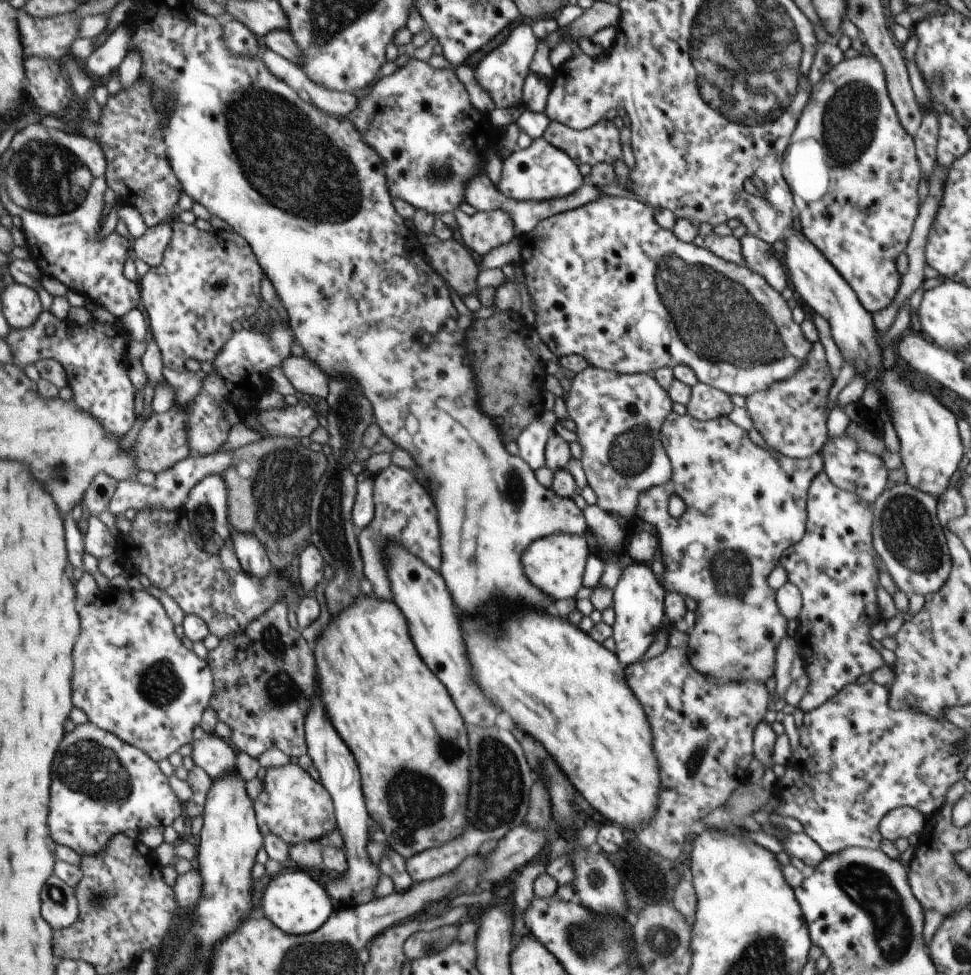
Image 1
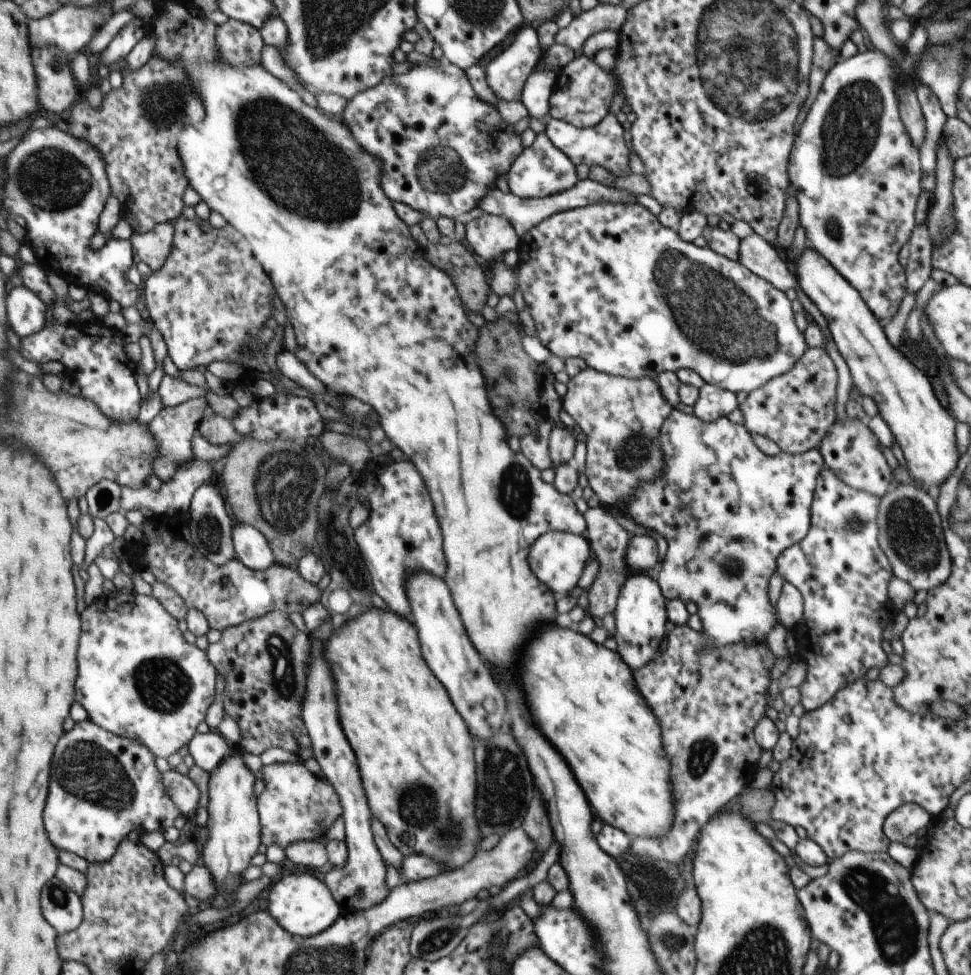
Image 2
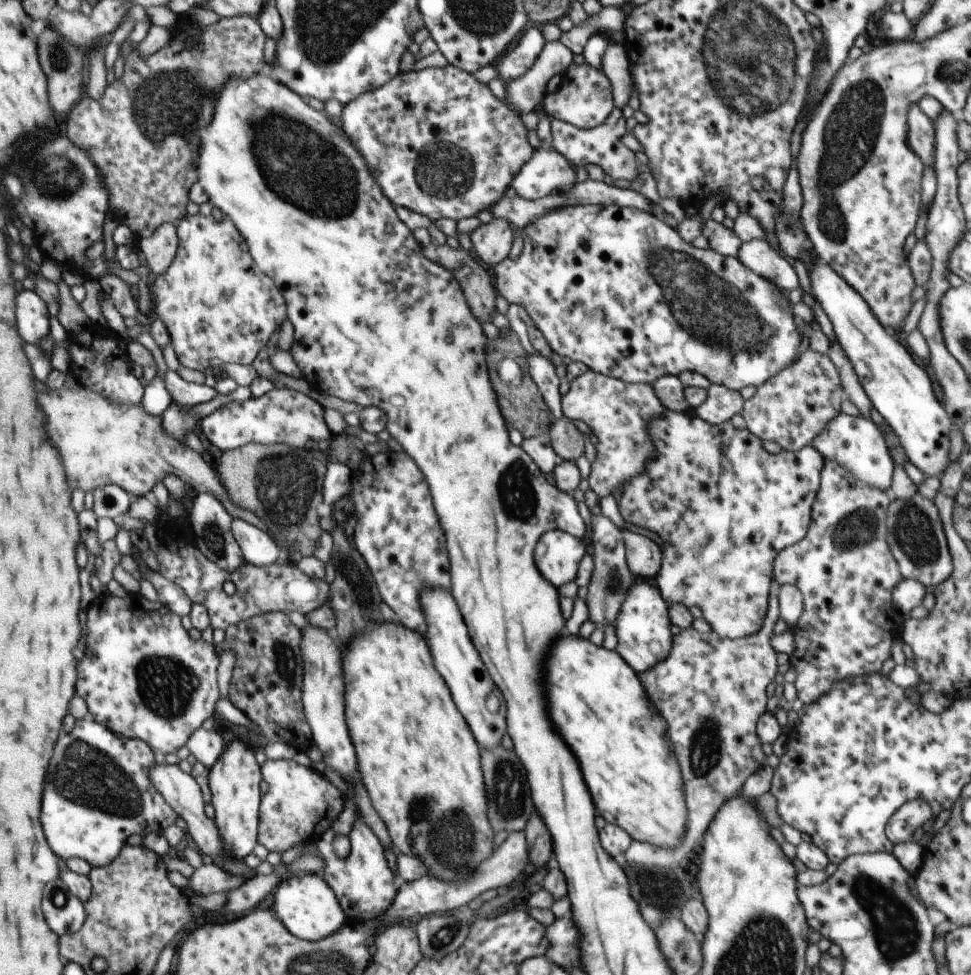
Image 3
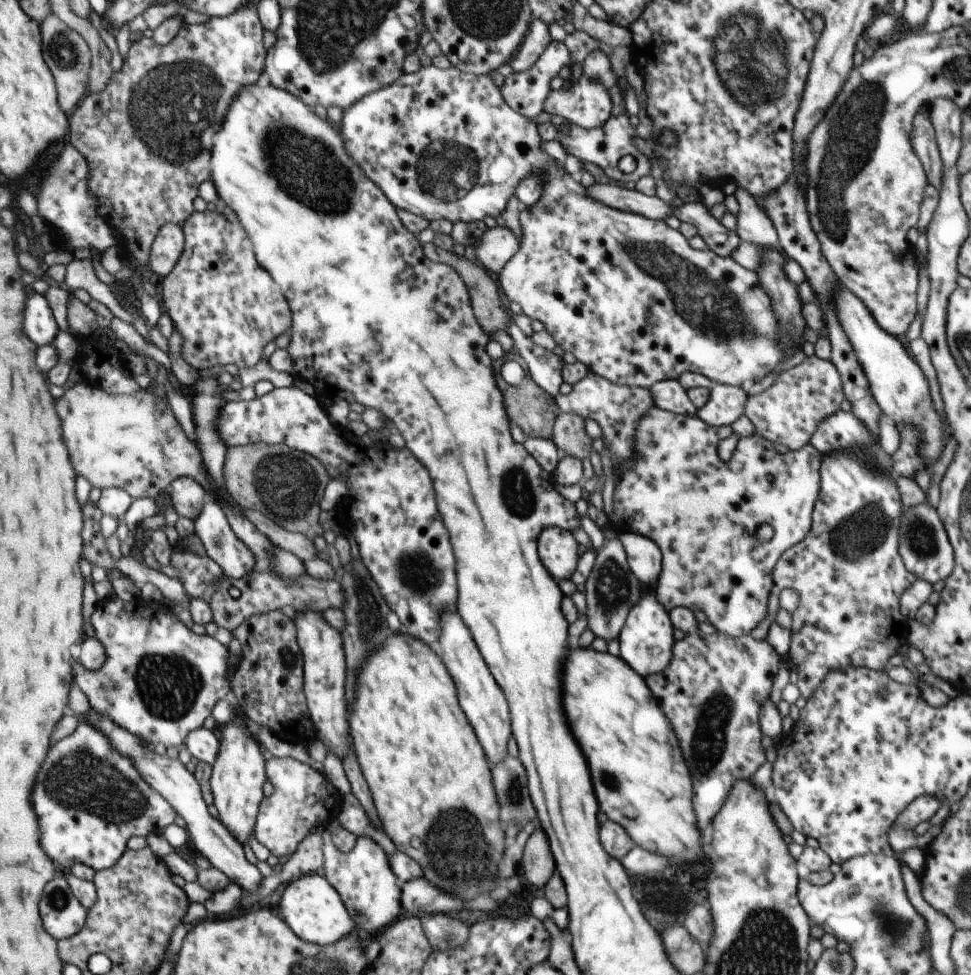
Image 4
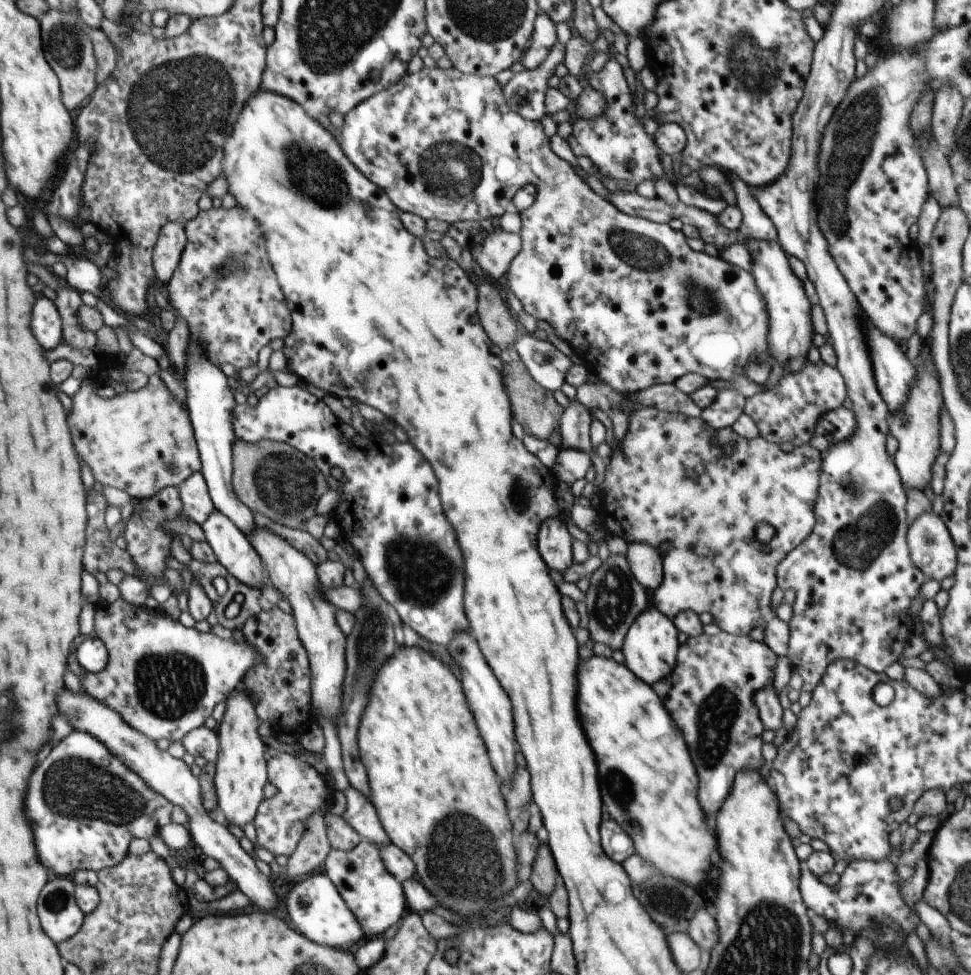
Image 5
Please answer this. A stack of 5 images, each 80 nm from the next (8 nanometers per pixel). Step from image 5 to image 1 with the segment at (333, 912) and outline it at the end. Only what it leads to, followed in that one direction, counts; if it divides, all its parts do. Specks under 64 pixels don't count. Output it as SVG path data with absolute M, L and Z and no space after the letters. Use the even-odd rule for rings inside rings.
M290 872L270 877L261 899L264 914L280 929L291 935L307 935L318 930L333 913L334 906L326 890L308 874Z

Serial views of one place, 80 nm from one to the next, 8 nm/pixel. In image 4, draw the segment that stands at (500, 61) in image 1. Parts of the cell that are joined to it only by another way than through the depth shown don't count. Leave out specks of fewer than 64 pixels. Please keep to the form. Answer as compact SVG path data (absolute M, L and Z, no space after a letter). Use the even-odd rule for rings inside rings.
M540 19L532 20L520 50L517 50L510 62L514 72L522 72L534 66L552 41L549 24Z

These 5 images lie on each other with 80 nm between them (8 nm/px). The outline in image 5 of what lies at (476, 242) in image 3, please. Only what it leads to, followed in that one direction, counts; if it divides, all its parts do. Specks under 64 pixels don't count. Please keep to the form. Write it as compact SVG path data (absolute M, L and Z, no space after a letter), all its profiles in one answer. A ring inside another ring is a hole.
M497 228L494 233L476 246L473 255L475 264L481 273L494 283L498 283L520 250L522 250L520 234Z

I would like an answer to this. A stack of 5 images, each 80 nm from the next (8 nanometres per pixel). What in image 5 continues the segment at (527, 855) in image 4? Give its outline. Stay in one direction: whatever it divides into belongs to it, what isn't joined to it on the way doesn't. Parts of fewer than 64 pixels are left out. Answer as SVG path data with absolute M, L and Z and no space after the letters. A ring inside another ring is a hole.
M542 844L537 852L536 860L533 864L533 871L529 878L536 890L542 896L550 896L560 882L559 872L554 864L555 860L550 854L550 848Z

